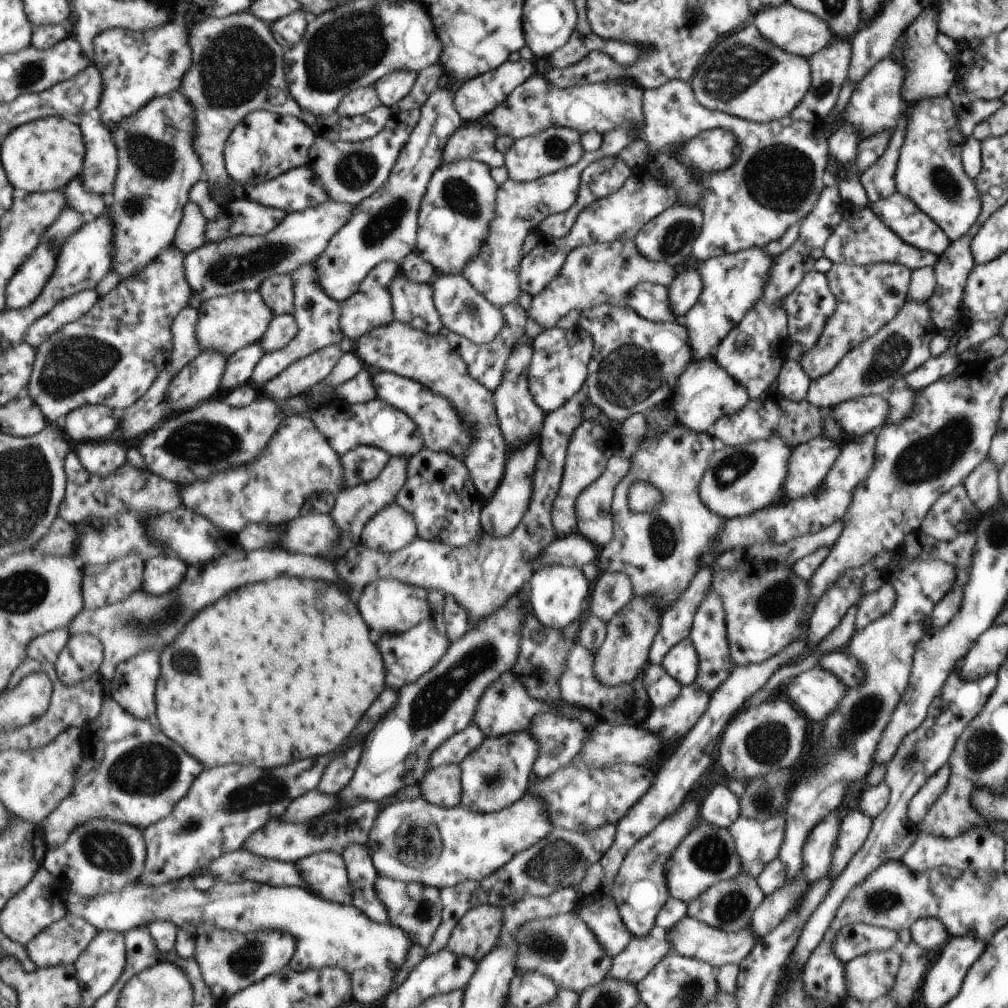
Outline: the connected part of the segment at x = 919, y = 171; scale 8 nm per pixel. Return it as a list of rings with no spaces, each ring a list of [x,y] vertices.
[[[946,94],[946,96],[938,98],[938,102],[926,102],[926,106],[918,106],[918,110],[914,110],[914,126],[910,126],[910,116],[912,114],[908,115],[906,150],[901,148],[902,170],[898,170],[897,192],[913,199],[922,211],[925,211],[934,222],[937,222],[951,240],[958,240],[958,238],[964,237],[974,222],[978,220],[982,210],[982,202],[980,202],[980,194],[974,184],[975,179],[970,178],[964,167],[961,154],[966,136],[960,132],[954,102],[950,100],[949,94]]]

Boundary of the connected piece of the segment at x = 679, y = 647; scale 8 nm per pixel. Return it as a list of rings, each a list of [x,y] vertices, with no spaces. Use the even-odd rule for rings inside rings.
[[[688,637],[673,646],[662,659],[661,665],[682,687],[692,685],[700,673],[700,656],[693,640]]]

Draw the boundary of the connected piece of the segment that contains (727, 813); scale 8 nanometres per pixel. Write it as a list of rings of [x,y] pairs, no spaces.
[[[716,785],[703,799],[701,819],[718,828],[729,829],[740,816],[741,804],[732,790],[726,786]]]

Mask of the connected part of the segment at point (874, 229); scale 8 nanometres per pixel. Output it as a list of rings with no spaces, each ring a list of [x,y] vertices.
[[[870,203],[851,211],[847,209],[843,211],[843,220],[839,223],[838,230],[833,231],[826,241],[823,251],[825,257],[834,263],[850,264],[850,266],[898,263],[913,271],[920,268],[932,268],[938,262],[937,255],[906,244],[905,240],[878,218]]]

